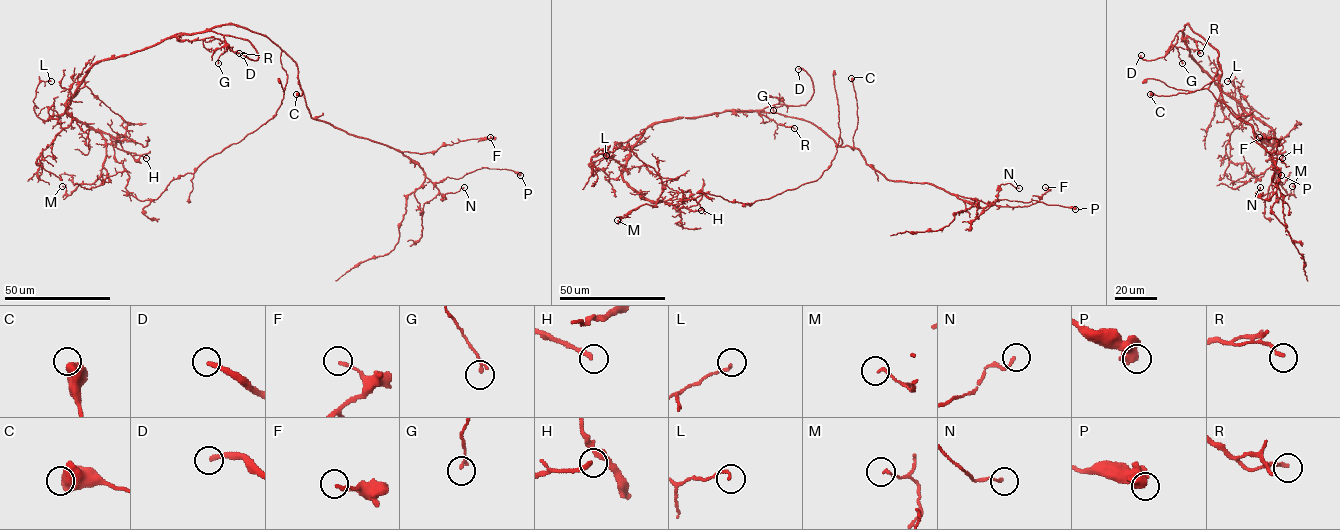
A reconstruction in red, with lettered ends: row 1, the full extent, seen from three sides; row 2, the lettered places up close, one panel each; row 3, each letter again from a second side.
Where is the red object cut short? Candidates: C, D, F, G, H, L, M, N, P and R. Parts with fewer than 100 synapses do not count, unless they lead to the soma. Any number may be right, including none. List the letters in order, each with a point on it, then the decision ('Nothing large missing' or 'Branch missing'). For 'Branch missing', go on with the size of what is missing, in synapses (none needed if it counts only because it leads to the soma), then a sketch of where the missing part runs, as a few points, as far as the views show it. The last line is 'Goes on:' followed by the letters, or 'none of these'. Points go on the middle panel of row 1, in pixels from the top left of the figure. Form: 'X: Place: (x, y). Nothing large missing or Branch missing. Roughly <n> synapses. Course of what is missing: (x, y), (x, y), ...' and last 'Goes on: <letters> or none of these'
C: Place: (851, 78). Nothing large missing
D: Place: (798, 69). Branch missing. Course of what is missing: (798, 69), (779, 69)
F: Place: (1045, 187). Nothing large missing
G: Place: (773, 110). Nothing large missing
H: Place: (701, 210). Nothing large missing
L: Place: (606, 155). Nothing large missing
M: Place: (617, 220). Nothing large missing
N: Place: (1019, 188). Nothing large missing
P: Place: (1075, 209). Nothing large missing
R: Place: (794, 128). Nothing large missing
Goes on: D

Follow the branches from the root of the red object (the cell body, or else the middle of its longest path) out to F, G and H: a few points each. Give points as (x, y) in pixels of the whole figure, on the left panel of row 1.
F: (278, 109), (287, 79), (280, 59), (283, 51), (296, 63), (310, 115), (349, 133), (419, 153), (490, 137)
G: (278, 109), (287, 74), (281, 49), (267, 37), (231, 24), (209, 28), (229, 47), (218, 63)
H: (278, 109), (193, 173), (173, 179), (156, 199), (140, 201), (125, 188), (129, 175), (111, 137), (146, 158)

